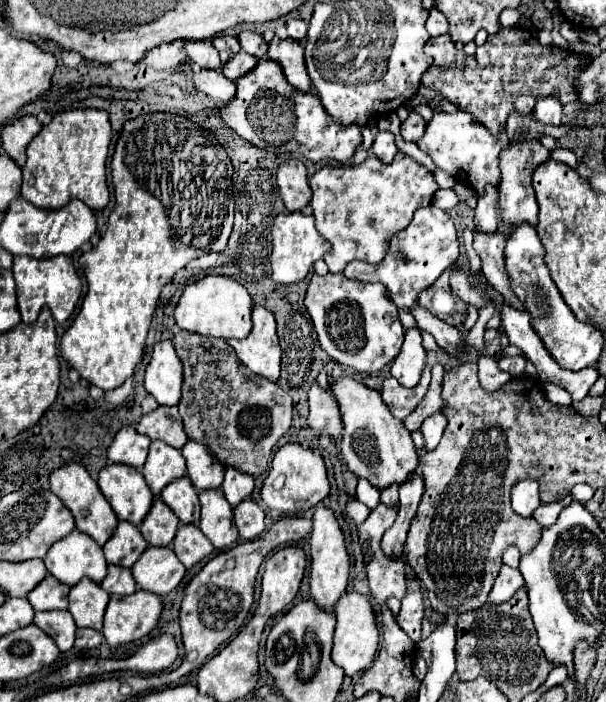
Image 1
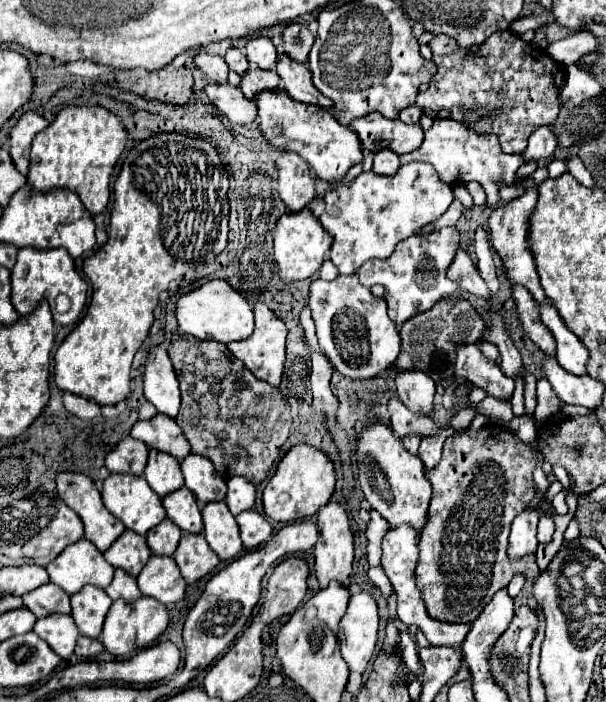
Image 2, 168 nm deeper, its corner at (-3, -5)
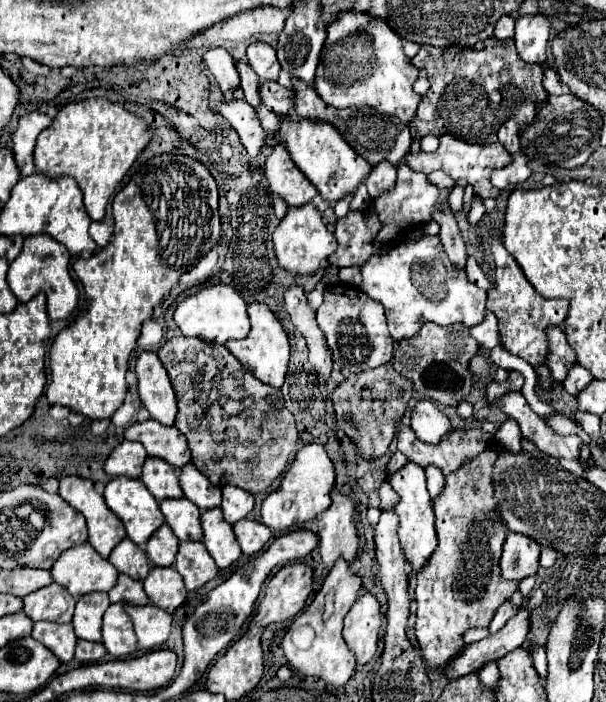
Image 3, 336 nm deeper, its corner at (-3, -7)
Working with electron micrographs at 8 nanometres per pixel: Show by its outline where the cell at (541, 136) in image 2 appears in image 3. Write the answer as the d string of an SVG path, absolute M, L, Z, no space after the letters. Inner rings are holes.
M516 154L514 162L500 168L500 170L494 170L494 174L490 176L490 182L492 186L496 186L498 190L504 190L508 186L516 186L520 182L524 182L526 178L530 178L532 170L528 168L528 158L524 154Z

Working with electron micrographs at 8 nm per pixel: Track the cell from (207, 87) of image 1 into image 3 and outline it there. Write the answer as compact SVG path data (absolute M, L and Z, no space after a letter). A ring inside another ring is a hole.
M232 100L222 102L218 106L218 112L232 124L232 128L238 132L242 146L246 152L256 158L266 144L266 132L260 126L260 120L256 116L256 110L246 100Z

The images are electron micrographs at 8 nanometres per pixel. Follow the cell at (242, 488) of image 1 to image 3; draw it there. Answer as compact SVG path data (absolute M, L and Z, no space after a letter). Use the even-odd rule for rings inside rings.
M226 486L226 488L222 488L222 504L220 506L224 512L224 520L234 524L252 512L254 498L250 492L246 492L242 488Z

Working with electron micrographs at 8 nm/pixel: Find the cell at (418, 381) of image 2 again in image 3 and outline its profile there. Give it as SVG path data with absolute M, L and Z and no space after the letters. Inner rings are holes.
M418 402L412 412L412 430L418 440L426 444L438 444L454 428L450 420L436 408L434 402Z

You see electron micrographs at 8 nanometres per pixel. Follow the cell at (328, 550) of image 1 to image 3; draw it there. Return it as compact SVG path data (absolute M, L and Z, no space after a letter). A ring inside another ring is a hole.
M332 490L330 508L318 516L320 556L328 568L340 556L352 562L358 552L360 538L354 522L354 510L356 510L356 502L350 496Z

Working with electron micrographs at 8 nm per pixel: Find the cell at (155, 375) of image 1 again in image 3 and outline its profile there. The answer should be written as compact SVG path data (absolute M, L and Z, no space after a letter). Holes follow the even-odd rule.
M142 352L136 362L136 374L138 394L150 416L164 426L174 426L176 396L158 356L154 352Z

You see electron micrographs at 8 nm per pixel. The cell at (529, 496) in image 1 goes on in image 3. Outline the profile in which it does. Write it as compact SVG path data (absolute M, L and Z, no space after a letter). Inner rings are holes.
M508 534L500 556L500 576L506 580L522 580L538 570L540 546L524 534Z

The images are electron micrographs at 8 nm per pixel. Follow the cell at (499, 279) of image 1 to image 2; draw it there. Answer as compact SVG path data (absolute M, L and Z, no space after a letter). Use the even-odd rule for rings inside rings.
M512 284L510 286L510 292L512 292L512 298L514 298L514 304L516 304L516 312L518 312L518 318L522 322L522 328L524 332L528 334L528 338L546 354L552 354L554 356L554 338L550 336L550 332L546 332L542 328L542 322L540 322L540 316L538 316L538 306L532 298L532 294L520 286L520 284Z

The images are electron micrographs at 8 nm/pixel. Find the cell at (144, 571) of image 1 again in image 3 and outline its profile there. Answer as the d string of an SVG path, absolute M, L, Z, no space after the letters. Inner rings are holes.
M152 568L144 580L144 592L154 606L166 612L174 612L186 600L184 580L174 568Z

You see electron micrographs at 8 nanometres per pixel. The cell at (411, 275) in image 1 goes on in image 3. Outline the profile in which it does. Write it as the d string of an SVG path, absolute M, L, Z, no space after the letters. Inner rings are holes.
M438 236L402 242L384 254L370 256L362 264L360 290L384 306L388 330L396 342L412 338L426 322L436 322L440 326L460 322L472 328L484 320L486 312L486 292L470 284L466 274L450 262Z

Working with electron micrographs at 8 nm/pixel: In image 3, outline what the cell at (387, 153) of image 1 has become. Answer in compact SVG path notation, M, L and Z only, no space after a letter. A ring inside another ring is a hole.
M380 162L374 166L370 176L366 178L366 188L370 192L370 198L376 200L380 194L392 190L396 184L396 168L390 166L390 162Z

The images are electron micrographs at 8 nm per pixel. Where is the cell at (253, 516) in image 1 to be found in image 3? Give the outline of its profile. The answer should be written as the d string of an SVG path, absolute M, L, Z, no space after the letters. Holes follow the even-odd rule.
M248 518L234 524L234 534L242 548L242 554L246 554L246 556L260 552L272 536L268 526L264 526L262 522L256 522L256 520L248 520Z

